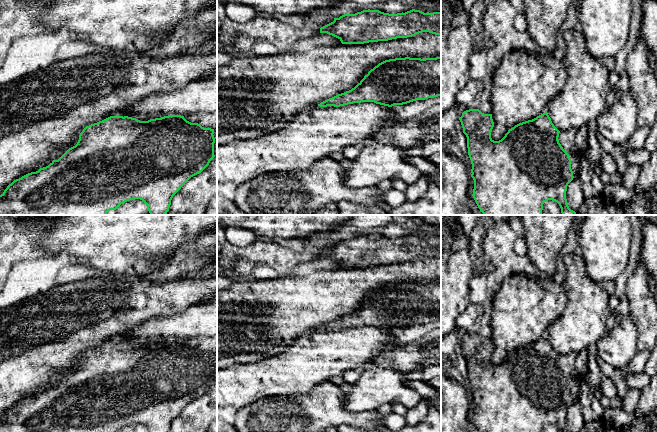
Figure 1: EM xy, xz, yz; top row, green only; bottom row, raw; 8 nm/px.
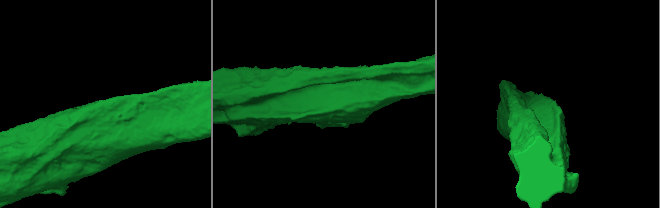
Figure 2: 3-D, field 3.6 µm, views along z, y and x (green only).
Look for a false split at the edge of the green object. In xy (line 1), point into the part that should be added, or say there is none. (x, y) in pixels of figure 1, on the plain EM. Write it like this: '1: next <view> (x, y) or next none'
1: next none

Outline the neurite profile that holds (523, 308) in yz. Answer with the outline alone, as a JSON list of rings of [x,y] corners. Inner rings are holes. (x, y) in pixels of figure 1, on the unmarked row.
[[[512,275],[504,279],[500,289],[492,295],[491,323],[494,351],[491,362],[501,364],[515,349],[532,344],[547,336],[550,324],[564,311],[567,292],[550,277],[539,279],[527,275]]]

